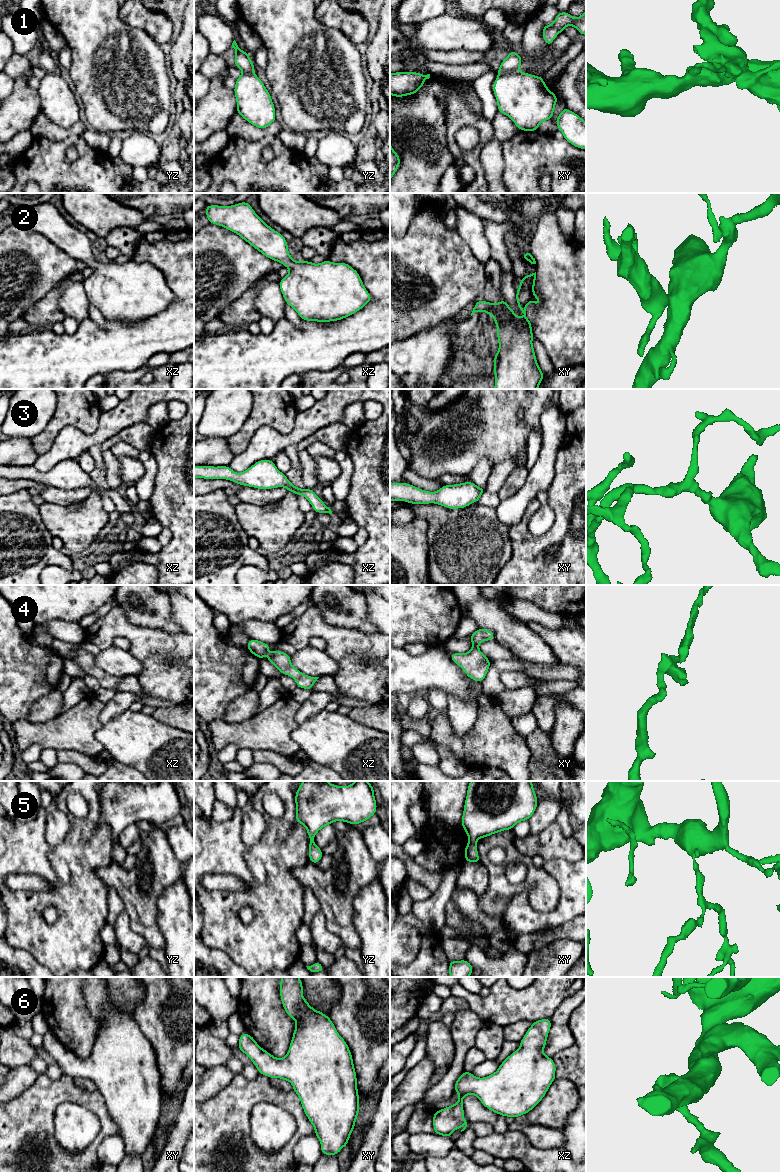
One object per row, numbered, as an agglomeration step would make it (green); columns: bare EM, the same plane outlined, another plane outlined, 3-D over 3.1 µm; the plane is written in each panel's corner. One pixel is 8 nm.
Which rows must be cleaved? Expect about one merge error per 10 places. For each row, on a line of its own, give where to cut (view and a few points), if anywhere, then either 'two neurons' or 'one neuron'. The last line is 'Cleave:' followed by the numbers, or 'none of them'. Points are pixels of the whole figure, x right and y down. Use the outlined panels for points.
1: cut in xy along (515, 70), (499, 73); two neurons
2: no cut; one neuron
3: no cut; one neuron
4: no cut; one neuron
5: no cut; one neuron
6: no cut; one neuron
Cleave: 1

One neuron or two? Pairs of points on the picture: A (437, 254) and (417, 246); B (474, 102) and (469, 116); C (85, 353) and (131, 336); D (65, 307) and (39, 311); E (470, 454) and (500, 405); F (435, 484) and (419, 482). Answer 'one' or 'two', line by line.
A: one
B: two
C: one
D: two
E: one
F: one

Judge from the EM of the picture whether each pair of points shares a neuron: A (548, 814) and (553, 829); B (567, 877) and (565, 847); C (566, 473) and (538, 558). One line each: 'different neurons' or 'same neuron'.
A: different neurons
B: different neurons
C: same neuron

